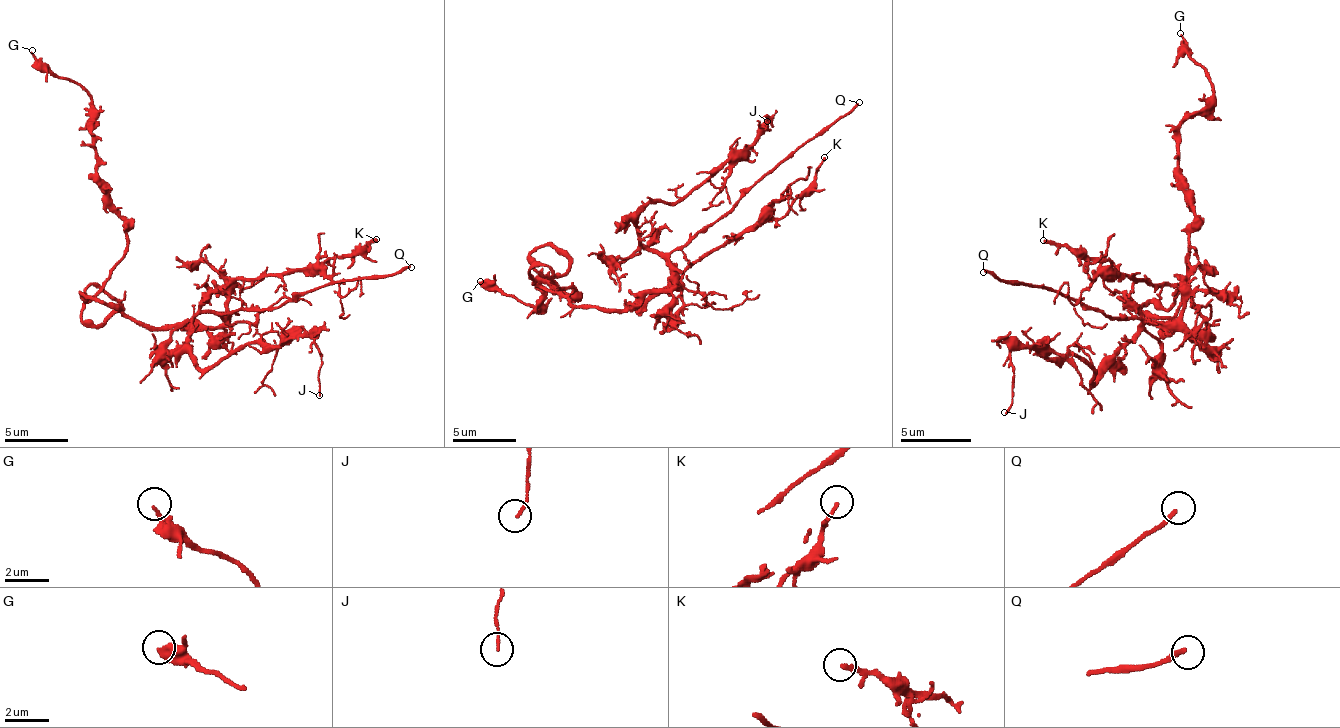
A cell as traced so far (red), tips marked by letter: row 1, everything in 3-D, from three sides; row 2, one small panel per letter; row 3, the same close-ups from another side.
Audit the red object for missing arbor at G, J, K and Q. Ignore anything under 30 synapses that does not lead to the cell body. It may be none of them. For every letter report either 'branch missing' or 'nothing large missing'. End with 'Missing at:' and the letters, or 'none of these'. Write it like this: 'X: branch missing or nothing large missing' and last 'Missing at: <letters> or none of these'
G: nothing large missing
J: nothing large missing
K: nothing large missing
Q: branch missing
Missing at: Q

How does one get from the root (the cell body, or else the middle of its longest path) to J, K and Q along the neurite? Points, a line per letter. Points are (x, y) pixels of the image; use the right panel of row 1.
J: (1208, 335), (1194, 339), (1183, 328), (1148, 321), (1095, 381), (1078, 356), (1015, 349), (1011, 405), (1004, 412)
K: (1208, 335), (1183, 328), (1183, 296), (1166, 282), (1043, 240)
Q: (1208, 335), (1194, 339), (1183, 328), (1106, 318), (1057, 289), (983, 272)

